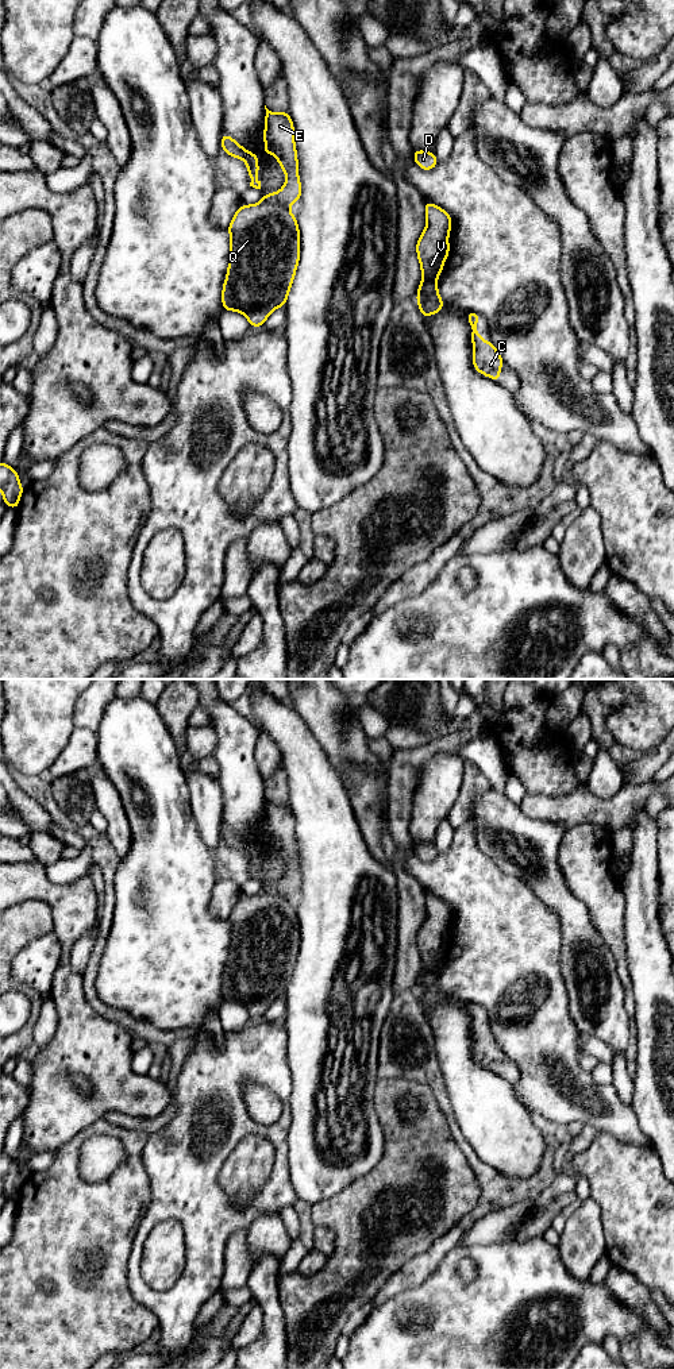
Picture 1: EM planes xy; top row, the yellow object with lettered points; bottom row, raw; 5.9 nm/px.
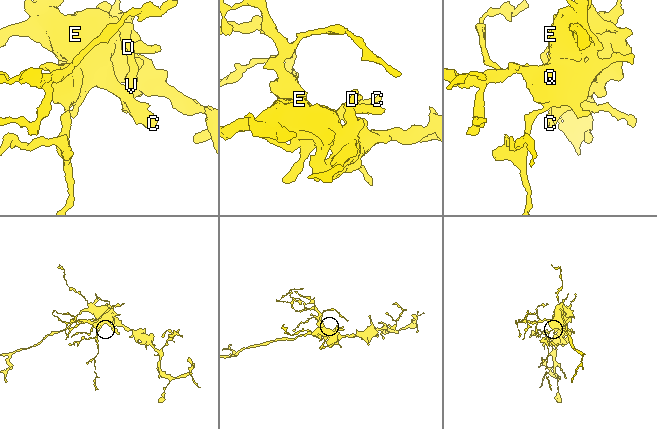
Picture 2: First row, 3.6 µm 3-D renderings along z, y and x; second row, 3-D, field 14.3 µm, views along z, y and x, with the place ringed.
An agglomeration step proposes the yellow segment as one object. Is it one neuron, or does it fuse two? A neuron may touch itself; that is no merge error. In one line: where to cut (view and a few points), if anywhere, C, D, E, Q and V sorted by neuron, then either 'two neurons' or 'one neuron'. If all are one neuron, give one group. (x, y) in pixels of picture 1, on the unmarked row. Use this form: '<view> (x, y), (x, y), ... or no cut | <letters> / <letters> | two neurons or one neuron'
xy (264, 891), (287, 899) | C E / D Q V | two neurons

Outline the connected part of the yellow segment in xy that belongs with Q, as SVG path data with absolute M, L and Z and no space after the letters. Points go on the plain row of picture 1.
M271 894L242 895L227 919L230 950L222 983L223 1000L244 1006L250 1018L262 1018L274 1000L286 995L293 975L300 952L297 909Z

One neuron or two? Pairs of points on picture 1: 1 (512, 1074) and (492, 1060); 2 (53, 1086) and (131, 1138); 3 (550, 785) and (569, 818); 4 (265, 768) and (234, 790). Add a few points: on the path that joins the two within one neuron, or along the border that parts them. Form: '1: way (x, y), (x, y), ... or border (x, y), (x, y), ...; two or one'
1: way (507, 1068), (497, 1061); one
2: border (103, 1117), (83, 1128), (74, 1136); two
3: border (582, 783), (563, 794), (527, 793); two
4: border (255, 741), (254, 760), (264, 781); two

